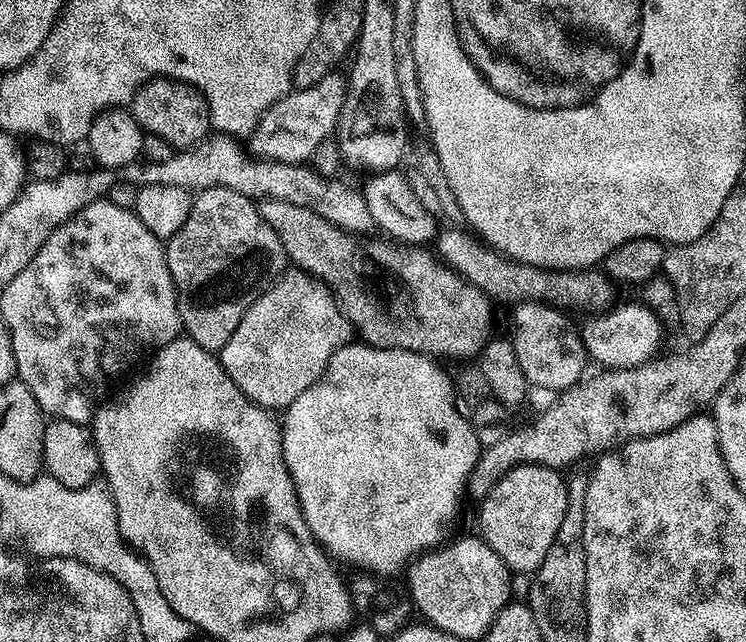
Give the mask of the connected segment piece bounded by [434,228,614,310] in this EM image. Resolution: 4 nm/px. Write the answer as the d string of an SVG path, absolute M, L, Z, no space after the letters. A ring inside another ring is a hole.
M448 228L444 232L443 229L434 241L435 255L463 280L482 290L489 301L497 305L500 303L515 306L526 300L538 300L541 304L553 306L565 306L564 304L570 303L592 308L588 310L604 310L613 303L614 284L603 271L554 272L547 268L535 268L529 264L522 264L519 260L508 259L497 249L489 248L477 239L471 231L468 232L459 232L456 228Z

